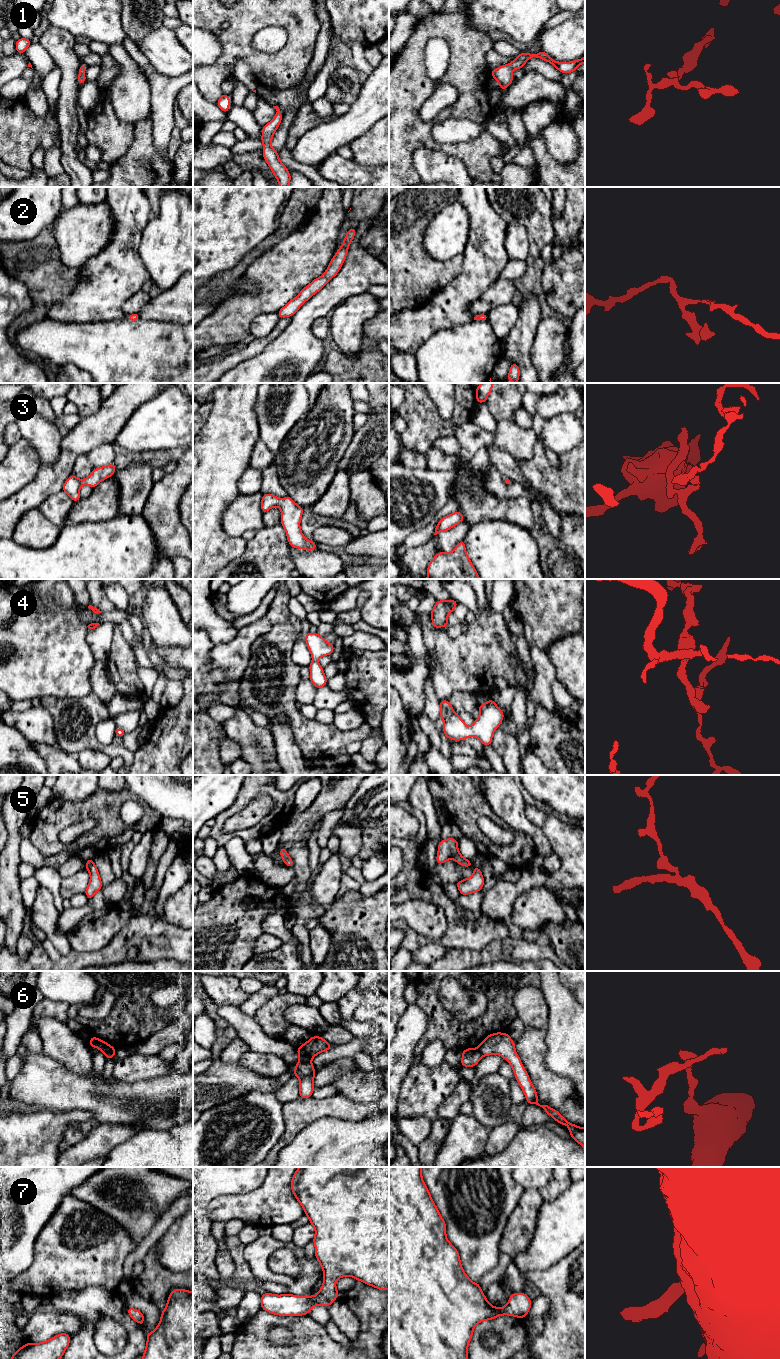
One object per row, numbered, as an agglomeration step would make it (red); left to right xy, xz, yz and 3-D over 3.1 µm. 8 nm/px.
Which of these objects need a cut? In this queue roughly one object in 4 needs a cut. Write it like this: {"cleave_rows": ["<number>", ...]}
{"cleave_rows": ["6"]}

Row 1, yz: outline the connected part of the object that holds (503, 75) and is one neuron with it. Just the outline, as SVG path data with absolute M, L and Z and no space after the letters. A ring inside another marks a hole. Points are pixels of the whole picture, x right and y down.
M541 51L537 54L531 54L526 52L521 52L518 57L514 58L514 60L510 64L502 65L494 70L490 70L493 79L495 79L500 84L500 91L506 89L512 82L512 72L514 69L523 69L526 61L530 58L540 58L545 60L546 62L552 64L557 70L561 73L571 73L575 72L576 68L579 65L585 63L585 56L581 59L571 61L571 62L557 62L553 60L545 51Z

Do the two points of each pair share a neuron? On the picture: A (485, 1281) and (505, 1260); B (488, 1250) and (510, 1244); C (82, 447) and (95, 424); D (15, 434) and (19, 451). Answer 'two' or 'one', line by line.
A: one
B: two
C: one
D: two

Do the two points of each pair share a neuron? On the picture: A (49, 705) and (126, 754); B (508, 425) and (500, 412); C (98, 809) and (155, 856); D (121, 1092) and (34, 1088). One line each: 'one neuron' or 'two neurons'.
A: one neuron
B: two neurons
C: two neurons
D: one neuron

